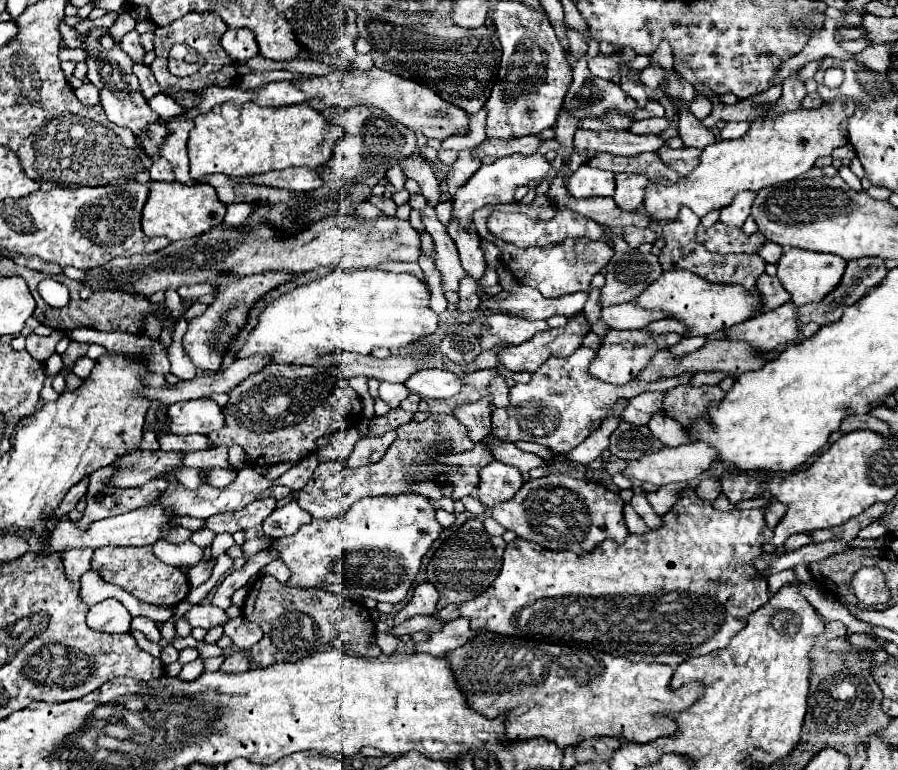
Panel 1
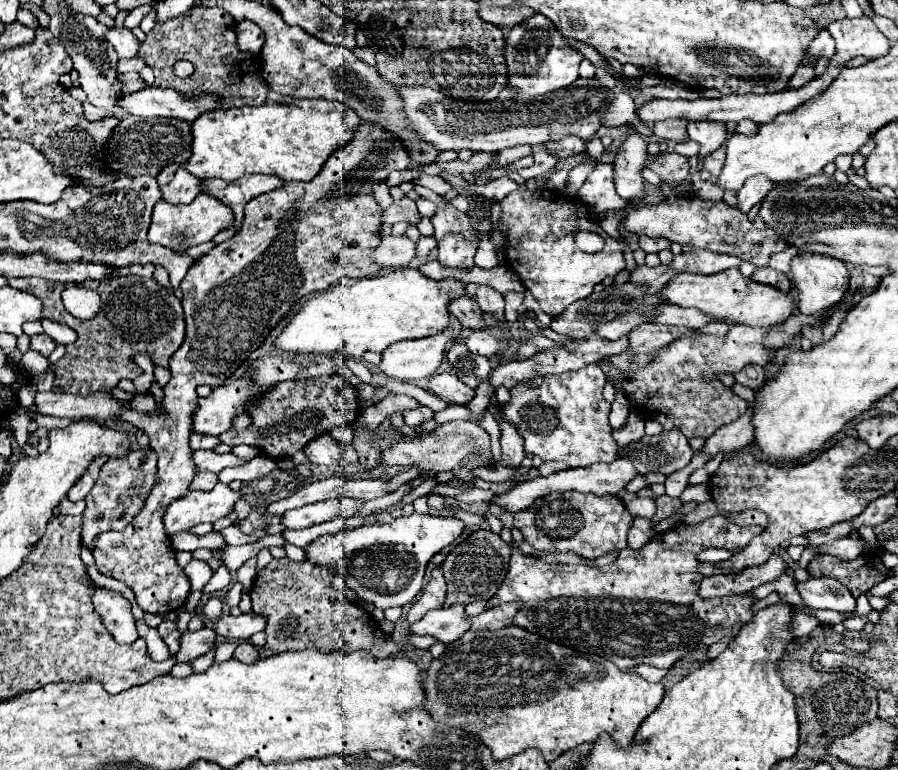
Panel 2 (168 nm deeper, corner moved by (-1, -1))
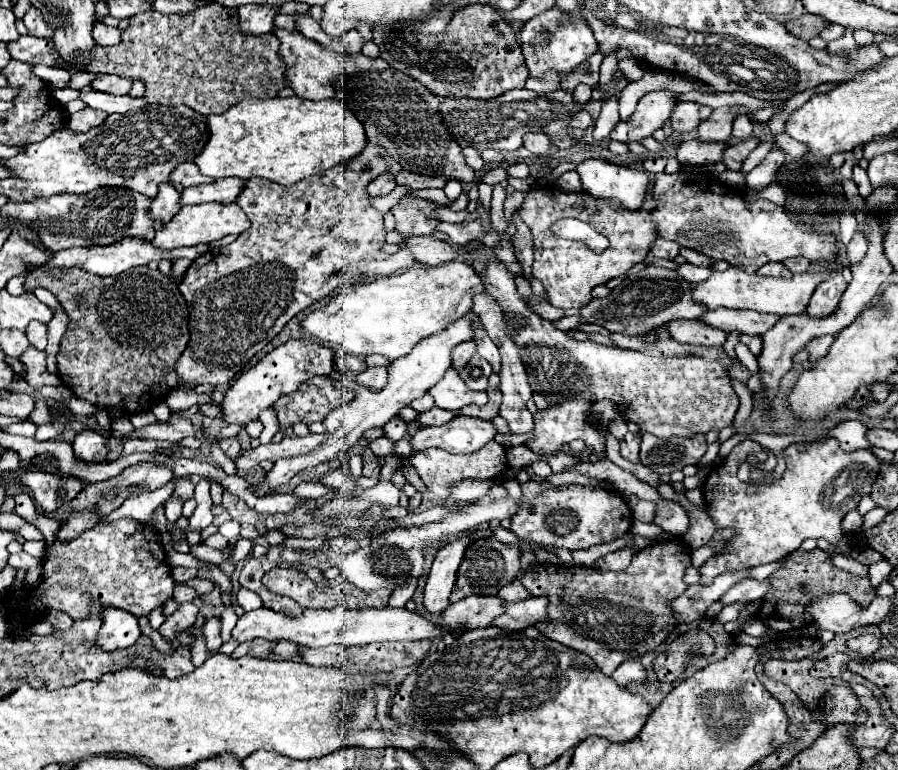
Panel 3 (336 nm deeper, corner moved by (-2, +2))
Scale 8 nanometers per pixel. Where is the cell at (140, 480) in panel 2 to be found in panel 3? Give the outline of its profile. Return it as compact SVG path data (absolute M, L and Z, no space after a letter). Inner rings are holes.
M129 439L125 443L125 455L131 455L131 453L141 453L141 451L155 451L157 449L157 441L151 441L151 439Z

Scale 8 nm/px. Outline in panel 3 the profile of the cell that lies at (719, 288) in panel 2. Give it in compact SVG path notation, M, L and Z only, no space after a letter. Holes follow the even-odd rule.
M735 267L727 271L713 271L713 277L709 281L703 281L701 285L695 285L693 299L705 303L709 309L753 309L759 313L773 313L773 315L801 315L807 309L807 303L817 289L817 285L823 281L823 273L803 273L793 277L761 277L757 273L749 275L745 271L737 271Z

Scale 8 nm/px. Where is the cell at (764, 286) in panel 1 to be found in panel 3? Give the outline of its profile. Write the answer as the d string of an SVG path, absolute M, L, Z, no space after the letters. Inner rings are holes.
M767 263L757 273L759 275L773 275L773 277L791 277L789 269L783 263Z

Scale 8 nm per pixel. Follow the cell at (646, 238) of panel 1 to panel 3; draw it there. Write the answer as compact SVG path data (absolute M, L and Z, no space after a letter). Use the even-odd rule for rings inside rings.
M657 237L651 253L655 257L661 257L661 259L675 259L679 255L679 245L673 245L671 241L665 241L665 239Z

